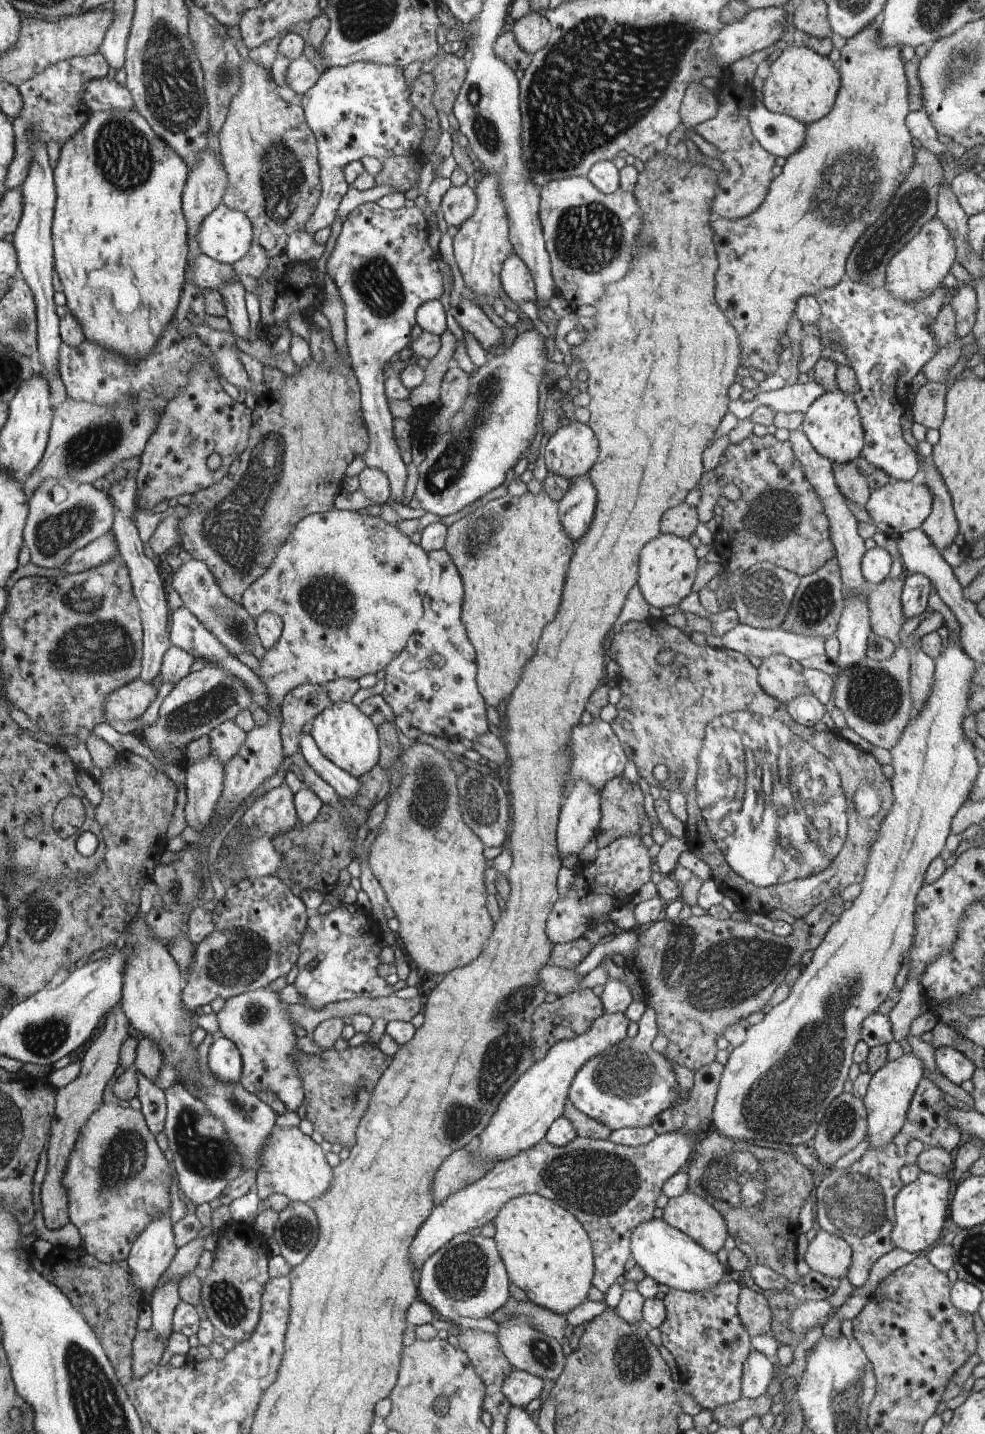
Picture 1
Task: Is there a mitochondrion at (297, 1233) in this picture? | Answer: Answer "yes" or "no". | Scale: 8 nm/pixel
yes

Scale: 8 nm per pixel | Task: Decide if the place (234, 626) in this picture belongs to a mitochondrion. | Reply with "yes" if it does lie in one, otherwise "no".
yes

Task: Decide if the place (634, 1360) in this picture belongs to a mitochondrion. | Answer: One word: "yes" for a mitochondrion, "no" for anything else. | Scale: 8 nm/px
yes

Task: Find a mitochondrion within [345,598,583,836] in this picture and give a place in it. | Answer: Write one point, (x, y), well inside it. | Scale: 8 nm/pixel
(431, 776)

